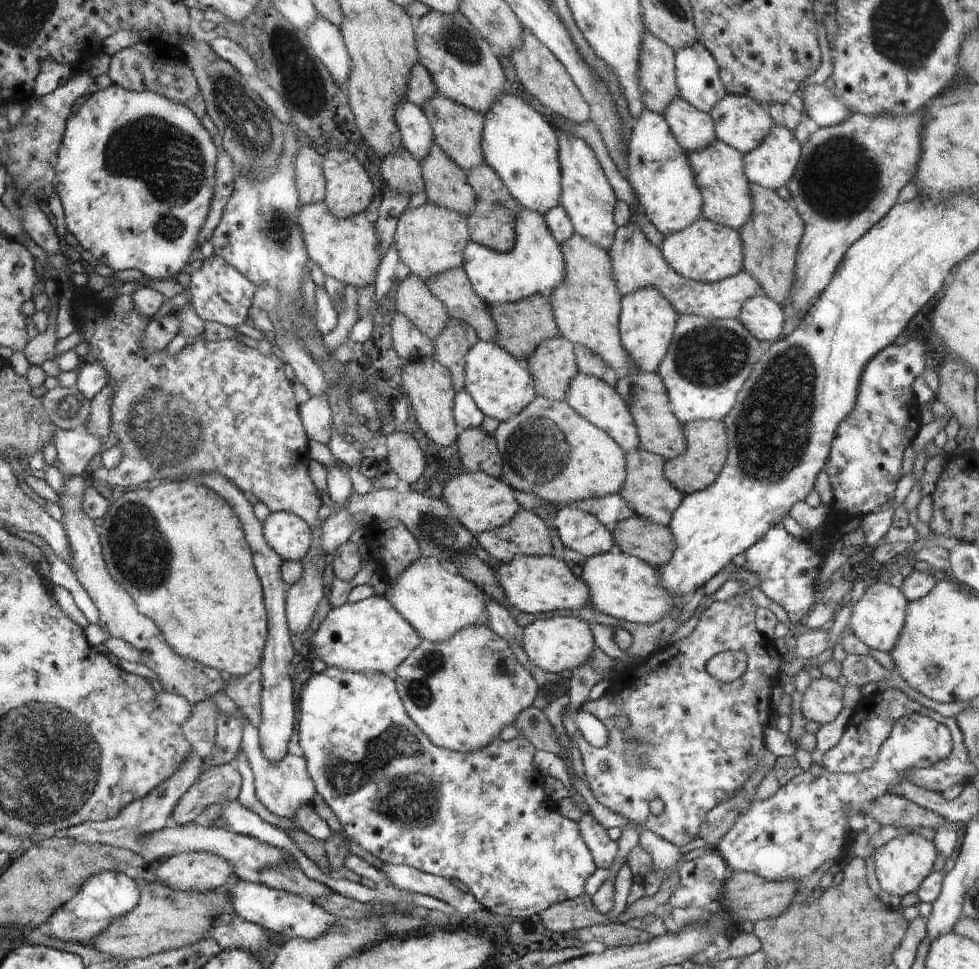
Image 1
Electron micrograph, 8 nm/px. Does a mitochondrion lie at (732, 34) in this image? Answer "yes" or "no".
no

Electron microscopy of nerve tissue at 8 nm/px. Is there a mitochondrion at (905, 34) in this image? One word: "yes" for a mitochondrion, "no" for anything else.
yes

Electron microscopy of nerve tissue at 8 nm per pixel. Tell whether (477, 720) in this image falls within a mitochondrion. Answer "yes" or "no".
no

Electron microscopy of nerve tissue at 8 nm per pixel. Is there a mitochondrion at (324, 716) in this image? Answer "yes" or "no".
yes

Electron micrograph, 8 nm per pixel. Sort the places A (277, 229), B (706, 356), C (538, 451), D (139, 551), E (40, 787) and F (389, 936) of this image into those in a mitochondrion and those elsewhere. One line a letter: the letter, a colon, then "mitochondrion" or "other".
A: mitochondrion
B: mitochondrion
C: mitochondrion
D: mitochondrion
E: mitochondrion
F: other

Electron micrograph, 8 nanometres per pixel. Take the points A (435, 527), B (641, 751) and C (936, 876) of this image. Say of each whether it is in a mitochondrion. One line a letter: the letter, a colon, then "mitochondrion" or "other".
A: mitochondrion
B: mitochondrion
C: other

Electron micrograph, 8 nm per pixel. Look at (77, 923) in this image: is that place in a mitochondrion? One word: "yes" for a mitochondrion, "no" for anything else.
yes

